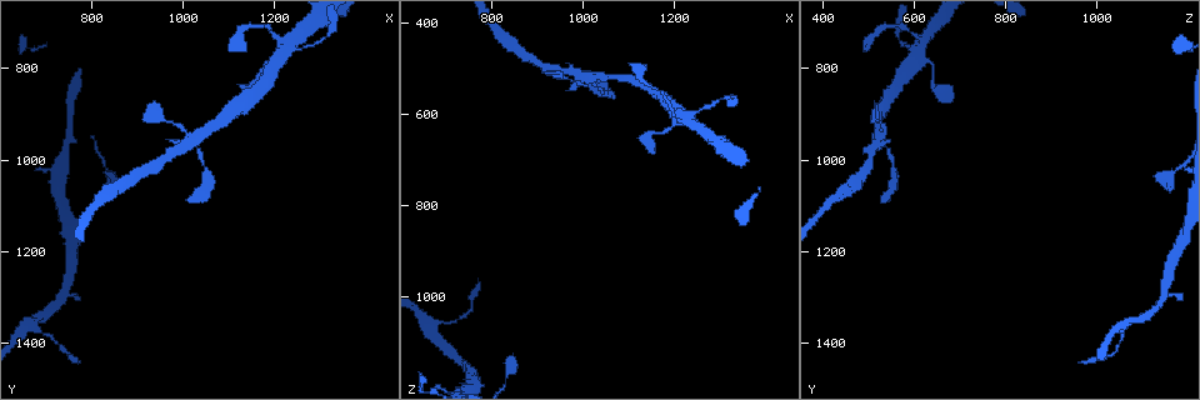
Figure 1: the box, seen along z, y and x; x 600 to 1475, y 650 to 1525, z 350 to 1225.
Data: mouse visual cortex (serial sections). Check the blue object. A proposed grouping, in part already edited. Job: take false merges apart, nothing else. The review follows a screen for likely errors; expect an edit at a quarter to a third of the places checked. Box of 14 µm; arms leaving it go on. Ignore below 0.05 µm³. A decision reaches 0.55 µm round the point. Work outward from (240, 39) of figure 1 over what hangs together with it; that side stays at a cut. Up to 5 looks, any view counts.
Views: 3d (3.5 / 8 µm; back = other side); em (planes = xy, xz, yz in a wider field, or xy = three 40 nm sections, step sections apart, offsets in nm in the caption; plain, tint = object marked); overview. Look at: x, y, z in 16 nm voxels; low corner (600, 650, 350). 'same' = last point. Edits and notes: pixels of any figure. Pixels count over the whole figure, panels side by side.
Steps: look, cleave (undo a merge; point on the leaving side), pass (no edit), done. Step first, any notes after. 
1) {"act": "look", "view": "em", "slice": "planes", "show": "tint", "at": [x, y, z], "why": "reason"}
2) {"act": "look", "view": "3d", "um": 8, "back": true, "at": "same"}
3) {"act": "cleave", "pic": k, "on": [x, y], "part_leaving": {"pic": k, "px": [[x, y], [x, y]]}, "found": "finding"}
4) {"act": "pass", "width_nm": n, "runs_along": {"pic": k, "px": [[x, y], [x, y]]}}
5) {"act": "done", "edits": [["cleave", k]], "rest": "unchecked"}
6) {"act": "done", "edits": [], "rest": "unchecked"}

{"act": "look", "view": "3d", "um": 3.5, "at": [1225, 760, 615], "why": "abrupt turn"}

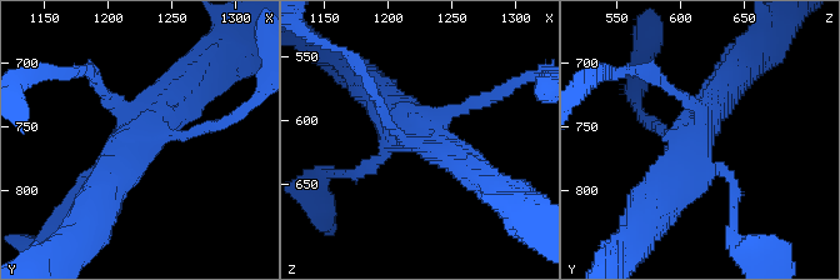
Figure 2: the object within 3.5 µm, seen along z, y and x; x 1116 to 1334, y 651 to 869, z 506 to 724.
{"act": "look", "view": "em", "slice": "xy", "step": 5, "show": "tint", "at": [1220, 760, 610], "why": "need the tissue"}

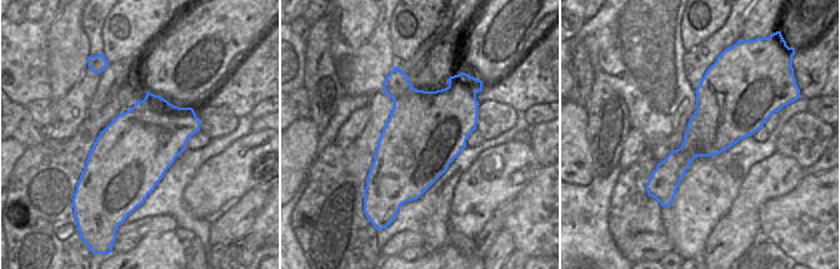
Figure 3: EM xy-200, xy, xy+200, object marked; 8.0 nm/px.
{"act": "pass", "runs_along": {"pic": 2, "px": [[666, 85], [701, 124], [660, 204]]}, "found": "all the same cell"}

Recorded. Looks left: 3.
{"act": "look", "view": "3d", "um": 8, "at": [1025, 955, 520], "why": "abrupt turn"}

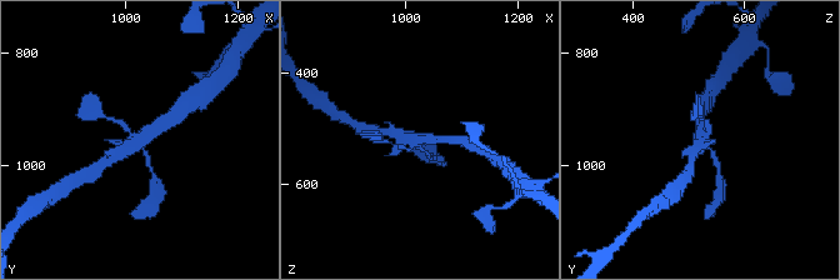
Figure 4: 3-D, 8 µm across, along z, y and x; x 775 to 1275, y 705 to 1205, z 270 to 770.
{"act": "look", "view": "em", "slice": "xy", "step": 5, "show": "tint", "at": [1015, 955, 520]}

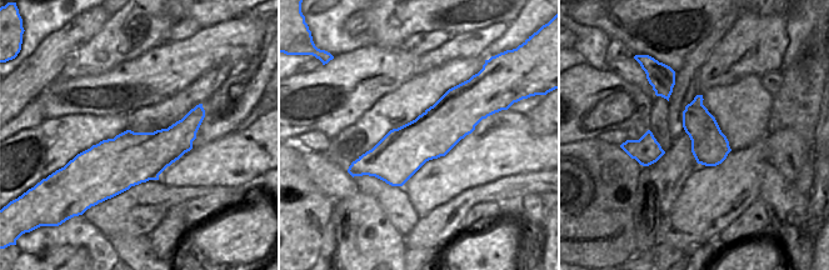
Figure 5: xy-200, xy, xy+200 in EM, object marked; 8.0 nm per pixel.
{"act": "pass", "width_nm": 380, "runs_along": {"pic": 5, "px": [[472, 94], [429, 136], [366, 171]]}, "found": "continuous, no second cell"}

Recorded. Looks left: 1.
{"act": "done", "edits": [], "rest": "unchecked"}

